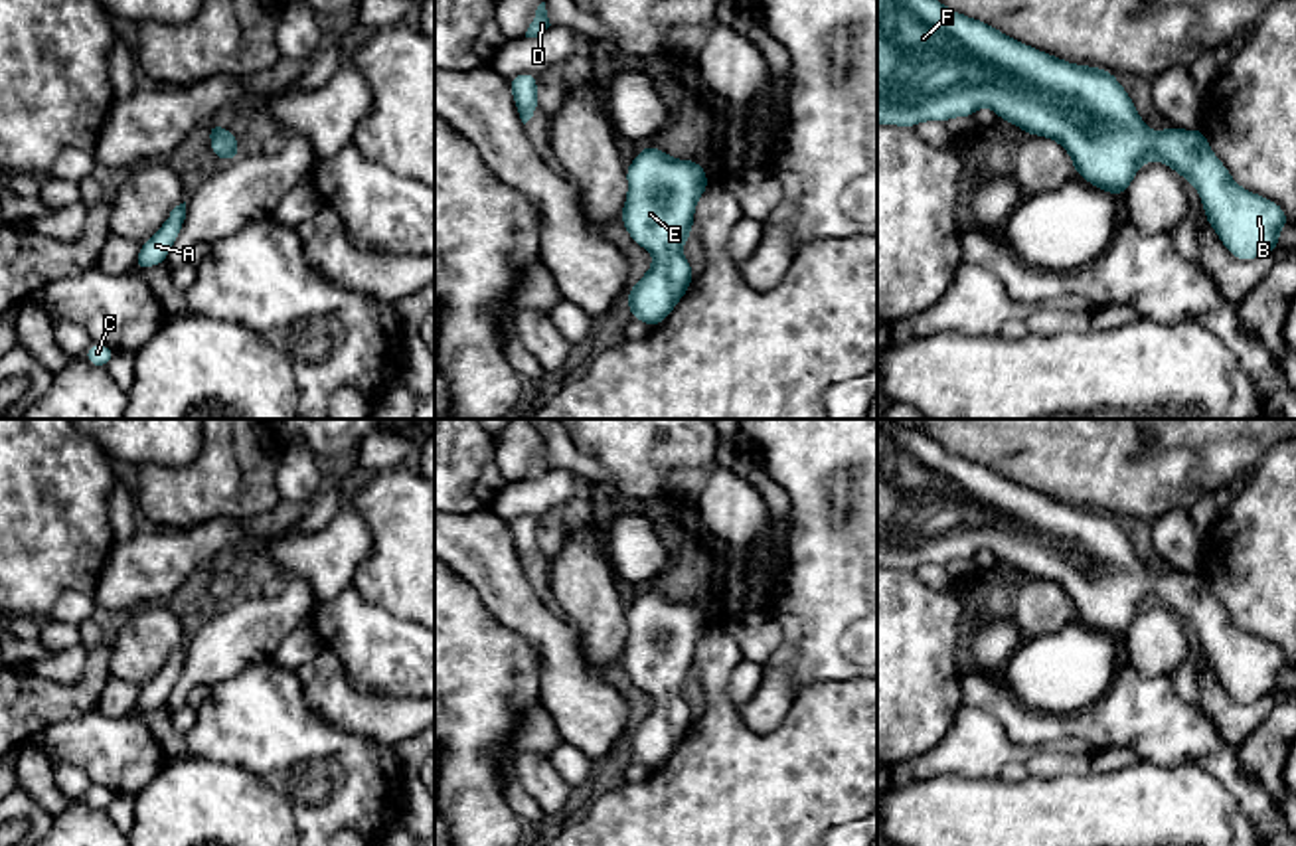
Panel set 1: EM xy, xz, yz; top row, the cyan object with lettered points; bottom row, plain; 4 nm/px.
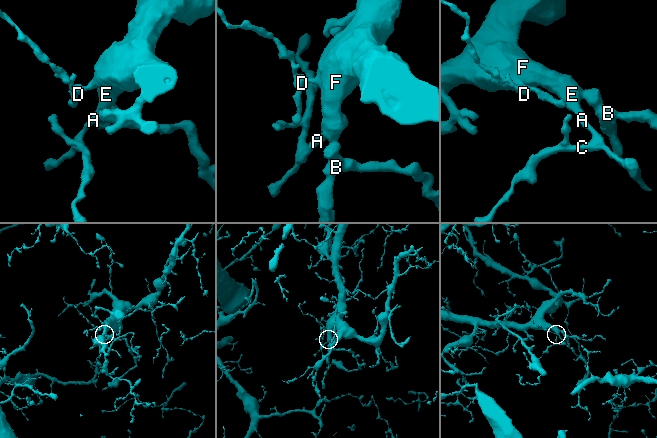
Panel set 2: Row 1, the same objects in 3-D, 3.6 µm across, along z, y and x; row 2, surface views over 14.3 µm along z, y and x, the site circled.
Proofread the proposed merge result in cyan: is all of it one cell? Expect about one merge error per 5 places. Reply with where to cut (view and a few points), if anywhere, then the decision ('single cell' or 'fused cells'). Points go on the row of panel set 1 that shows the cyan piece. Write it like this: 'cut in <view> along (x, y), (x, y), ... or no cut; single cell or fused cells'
no cut; single cell

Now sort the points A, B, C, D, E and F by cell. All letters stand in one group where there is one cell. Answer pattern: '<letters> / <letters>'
A B C D E F

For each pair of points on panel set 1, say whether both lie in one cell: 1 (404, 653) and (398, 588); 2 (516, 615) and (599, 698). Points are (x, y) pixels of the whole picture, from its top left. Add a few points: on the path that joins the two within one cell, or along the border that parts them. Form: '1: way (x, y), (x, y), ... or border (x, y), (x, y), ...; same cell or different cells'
1: border (358, 593), (413, 621); different cells
2: way (538, 633), (577, 676); same cell

